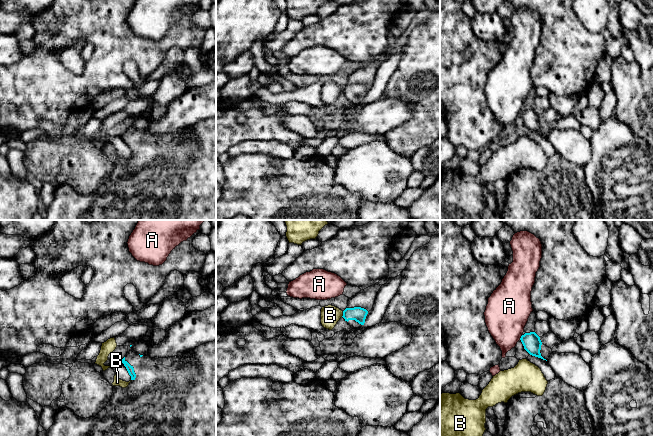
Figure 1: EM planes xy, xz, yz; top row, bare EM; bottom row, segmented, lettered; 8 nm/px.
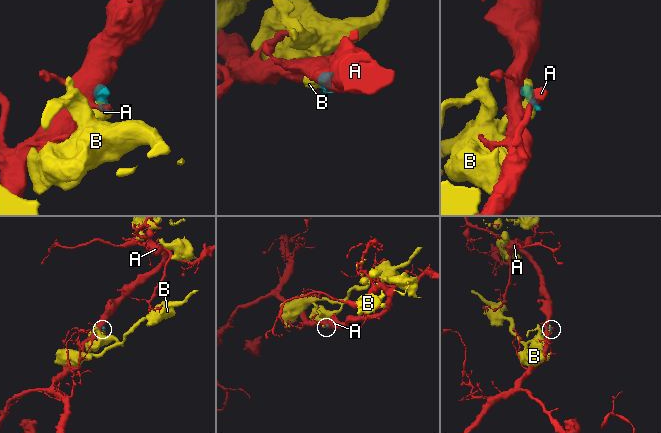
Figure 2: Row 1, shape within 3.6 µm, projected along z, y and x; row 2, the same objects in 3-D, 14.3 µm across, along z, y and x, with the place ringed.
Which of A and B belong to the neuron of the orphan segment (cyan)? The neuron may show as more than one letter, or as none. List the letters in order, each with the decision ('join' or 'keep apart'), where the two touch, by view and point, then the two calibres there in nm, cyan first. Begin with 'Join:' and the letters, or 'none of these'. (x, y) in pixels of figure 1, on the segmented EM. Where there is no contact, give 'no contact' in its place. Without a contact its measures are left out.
Join: none of these
A: keep apart; contact yz (521, 337); calibres 150 and 340 nm
B: keep apart; contact xz (343, 314); calibres 120 and 160 nm

